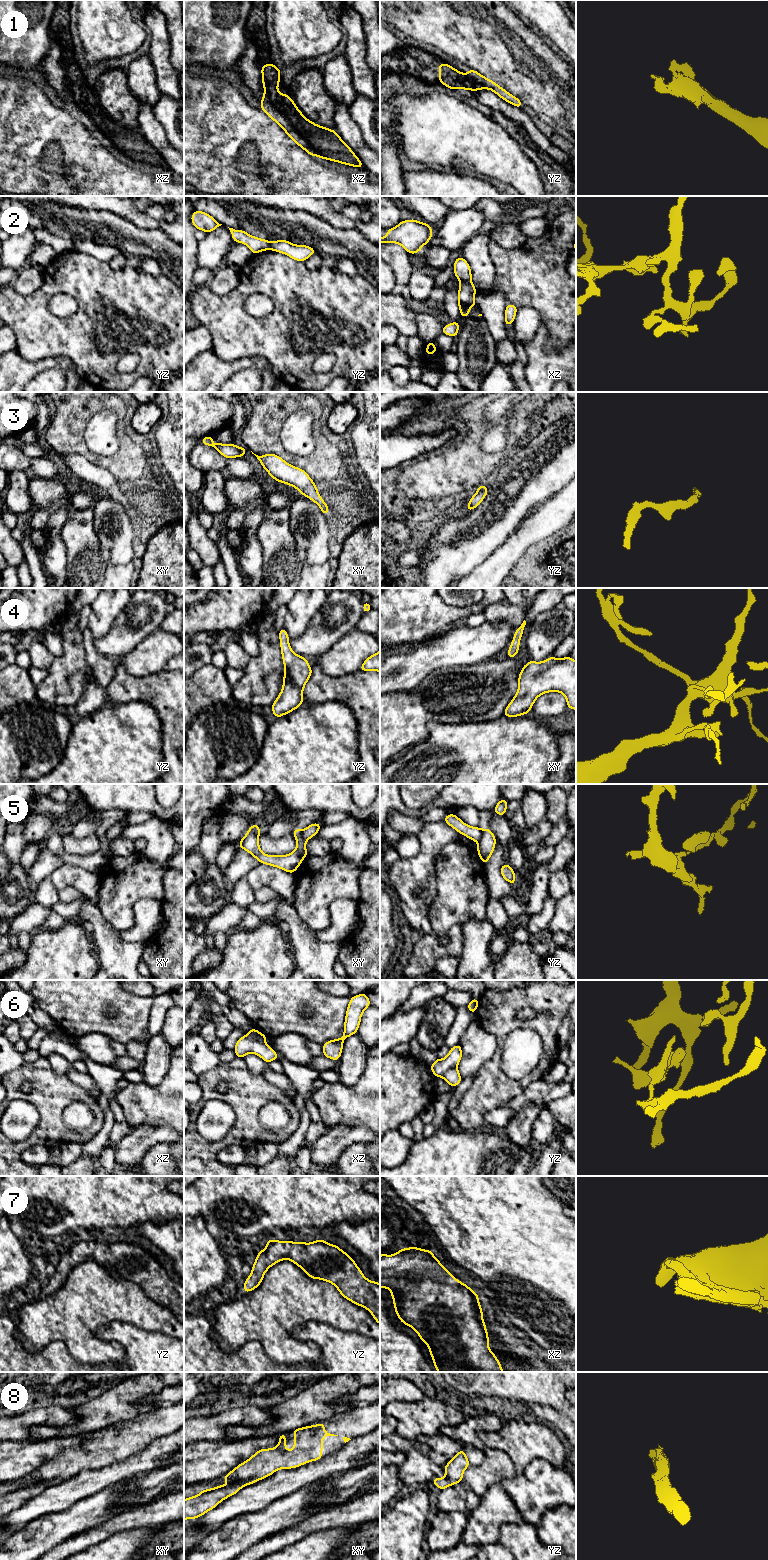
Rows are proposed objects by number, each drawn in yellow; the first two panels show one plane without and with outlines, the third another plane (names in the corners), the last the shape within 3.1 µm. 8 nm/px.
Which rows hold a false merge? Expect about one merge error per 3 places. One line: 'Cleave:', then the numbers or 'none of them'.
Cleave: 2, 5, 6

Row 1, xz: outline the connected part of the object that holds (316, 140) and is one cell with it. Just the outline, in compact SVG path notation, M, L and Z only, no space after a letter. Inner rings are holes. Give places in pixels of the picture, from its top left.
M267 63L261 67L261 73L264 87L261 109L280 125L298 146L311 156L353 167L364 167L335 130L308 120L288 94L278 92L280 68L272 63Z

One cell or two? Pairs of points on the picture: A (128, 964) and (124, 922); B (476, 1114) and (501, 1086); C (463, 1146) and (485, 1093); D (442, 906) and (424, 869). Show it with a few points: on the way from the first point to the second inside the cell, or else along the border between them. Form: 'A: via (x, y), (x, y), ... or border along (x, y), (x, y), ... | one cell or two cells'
A: border along (103, 916), (120, 932) | two cells
B: via (480, 1107), (494, 1093) | one cell
C: border along (459, 1130), (467, 1132), (485, 1131) | two cells
D: border along (436, 871), (436, 897), (430, 907), (430, 917) | two cells

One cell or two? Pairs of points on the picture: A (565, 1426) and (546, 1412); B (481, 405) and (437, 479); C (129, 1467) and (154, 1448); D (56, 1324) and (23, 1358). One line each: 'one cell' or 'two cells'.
A: one cell
B: one cell
C: one cell
D: two cells

